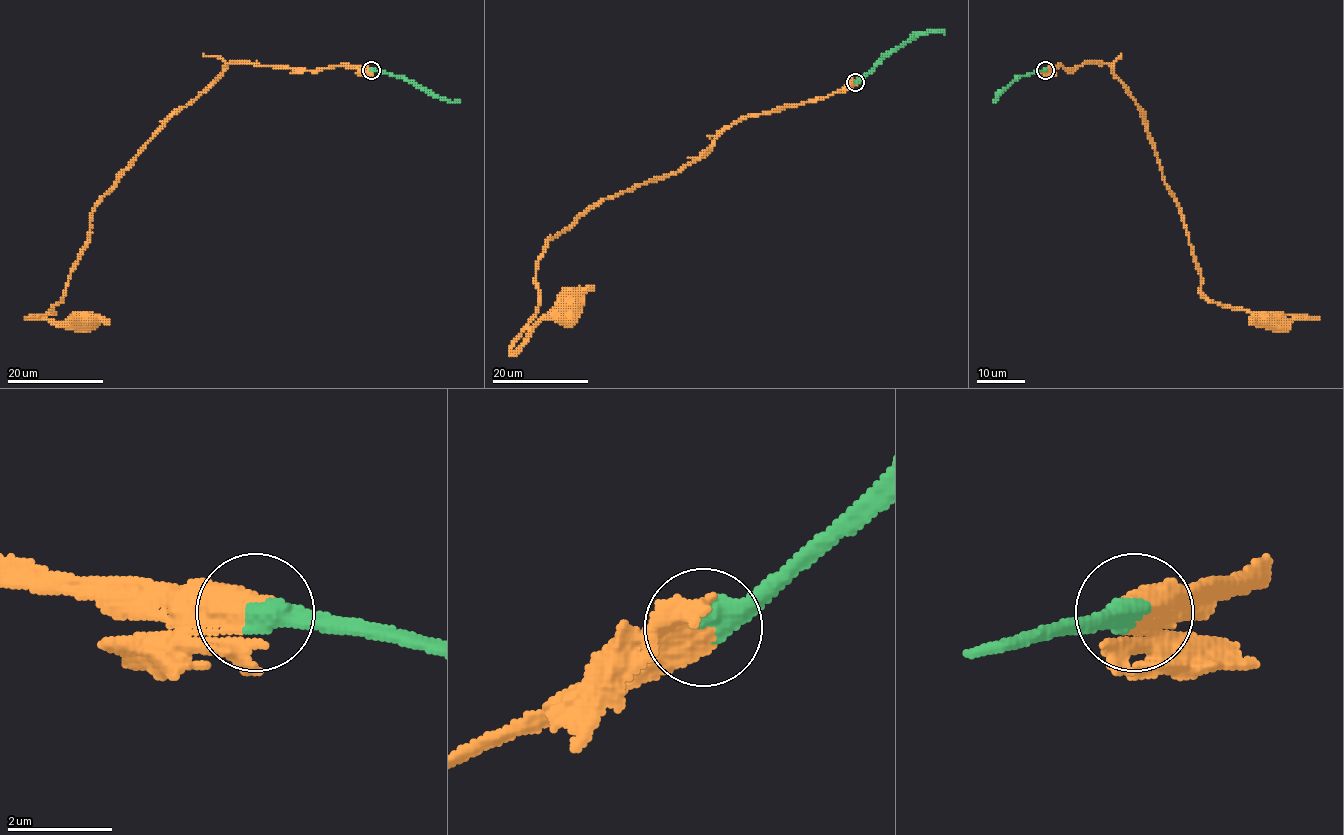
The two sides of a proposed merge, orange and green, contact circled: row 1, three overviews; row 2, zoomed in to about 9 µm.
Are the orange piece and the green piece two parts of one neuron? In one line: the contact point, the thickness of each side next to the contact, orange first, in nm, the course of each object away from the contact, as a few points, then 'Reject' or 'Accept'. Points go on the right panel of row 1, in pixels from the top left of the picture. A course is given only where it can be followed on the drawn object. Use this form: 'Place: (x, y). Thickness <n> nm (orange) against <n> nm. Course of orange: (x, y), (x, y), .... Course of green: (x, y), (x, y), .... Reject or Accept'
Place: (1045, 70). Thickness 500 nm (orange) against 550 nm. Course of orange: (1045, 70), (1106, 63), (1138, 106), (1163, 179), (1182, 212), (1200, 291), (1227, 308), (1314, 318), (1274, 322). Course of green: (1045, 70), (1023, 75), (997, 99). Accept

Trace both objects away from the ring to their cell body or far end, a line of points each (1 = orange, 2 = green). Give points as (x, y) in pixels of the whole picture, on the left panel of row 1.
1: (371, 70), (229, 63), (182, 106), (96, 205), (87, 245), (54, 313), (26, 318), (86, 322)
2: (371, 70), (398, 75), (452, 101), (460, 99)

